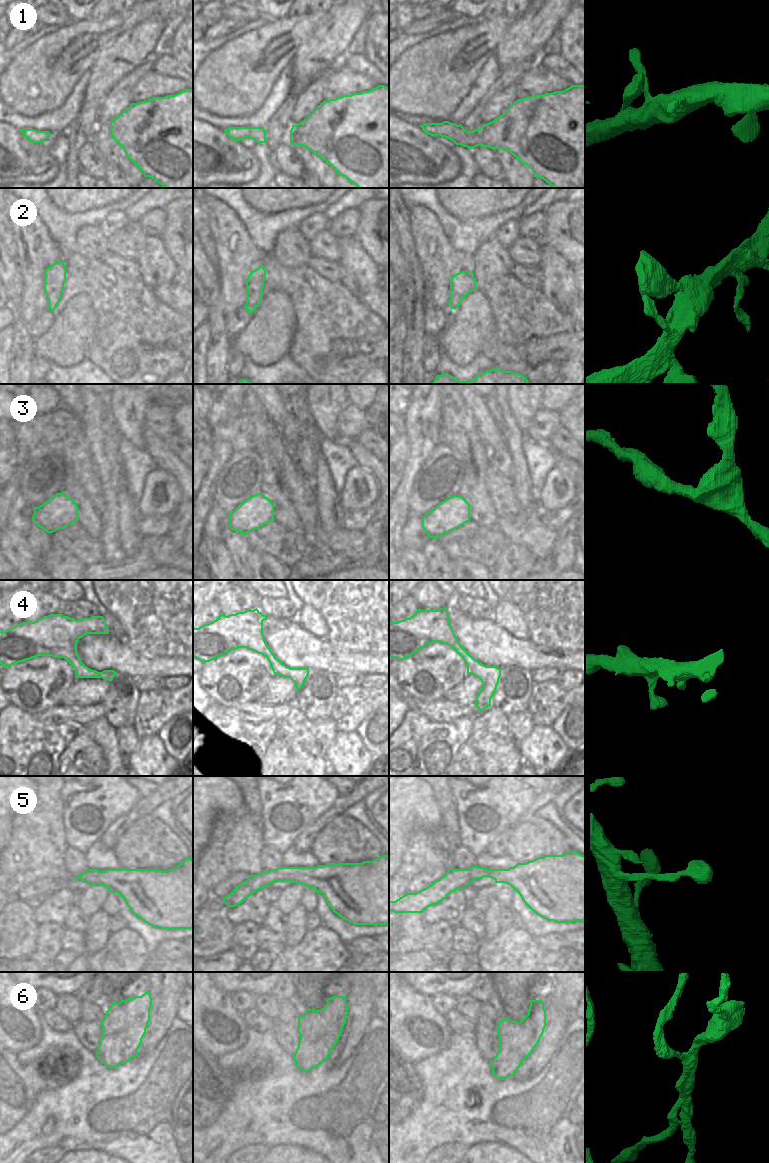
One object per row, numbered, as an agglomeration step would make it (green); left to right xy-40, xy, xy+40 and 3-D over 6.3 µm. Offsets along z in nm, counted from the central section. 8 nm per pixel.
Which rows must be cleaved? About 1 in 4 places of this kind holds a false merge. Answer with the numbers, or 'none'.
6

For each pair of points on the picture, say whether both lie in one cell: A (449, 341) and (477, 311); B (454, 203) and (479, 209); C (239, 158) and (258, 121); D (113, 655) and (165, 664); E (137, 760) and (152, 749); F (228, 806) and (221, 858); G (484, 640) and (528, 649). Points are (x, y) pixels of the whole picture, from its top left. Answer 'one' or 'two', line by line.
A: one
B: one
C: two
D: one
E: one
F: two
G: one

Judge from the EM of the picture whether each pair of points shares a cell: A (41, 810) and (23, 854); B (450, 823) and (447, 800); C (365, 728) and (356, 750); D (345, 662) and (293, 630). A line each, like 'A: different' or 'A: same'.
A: same
B: same
C: different
D: same

